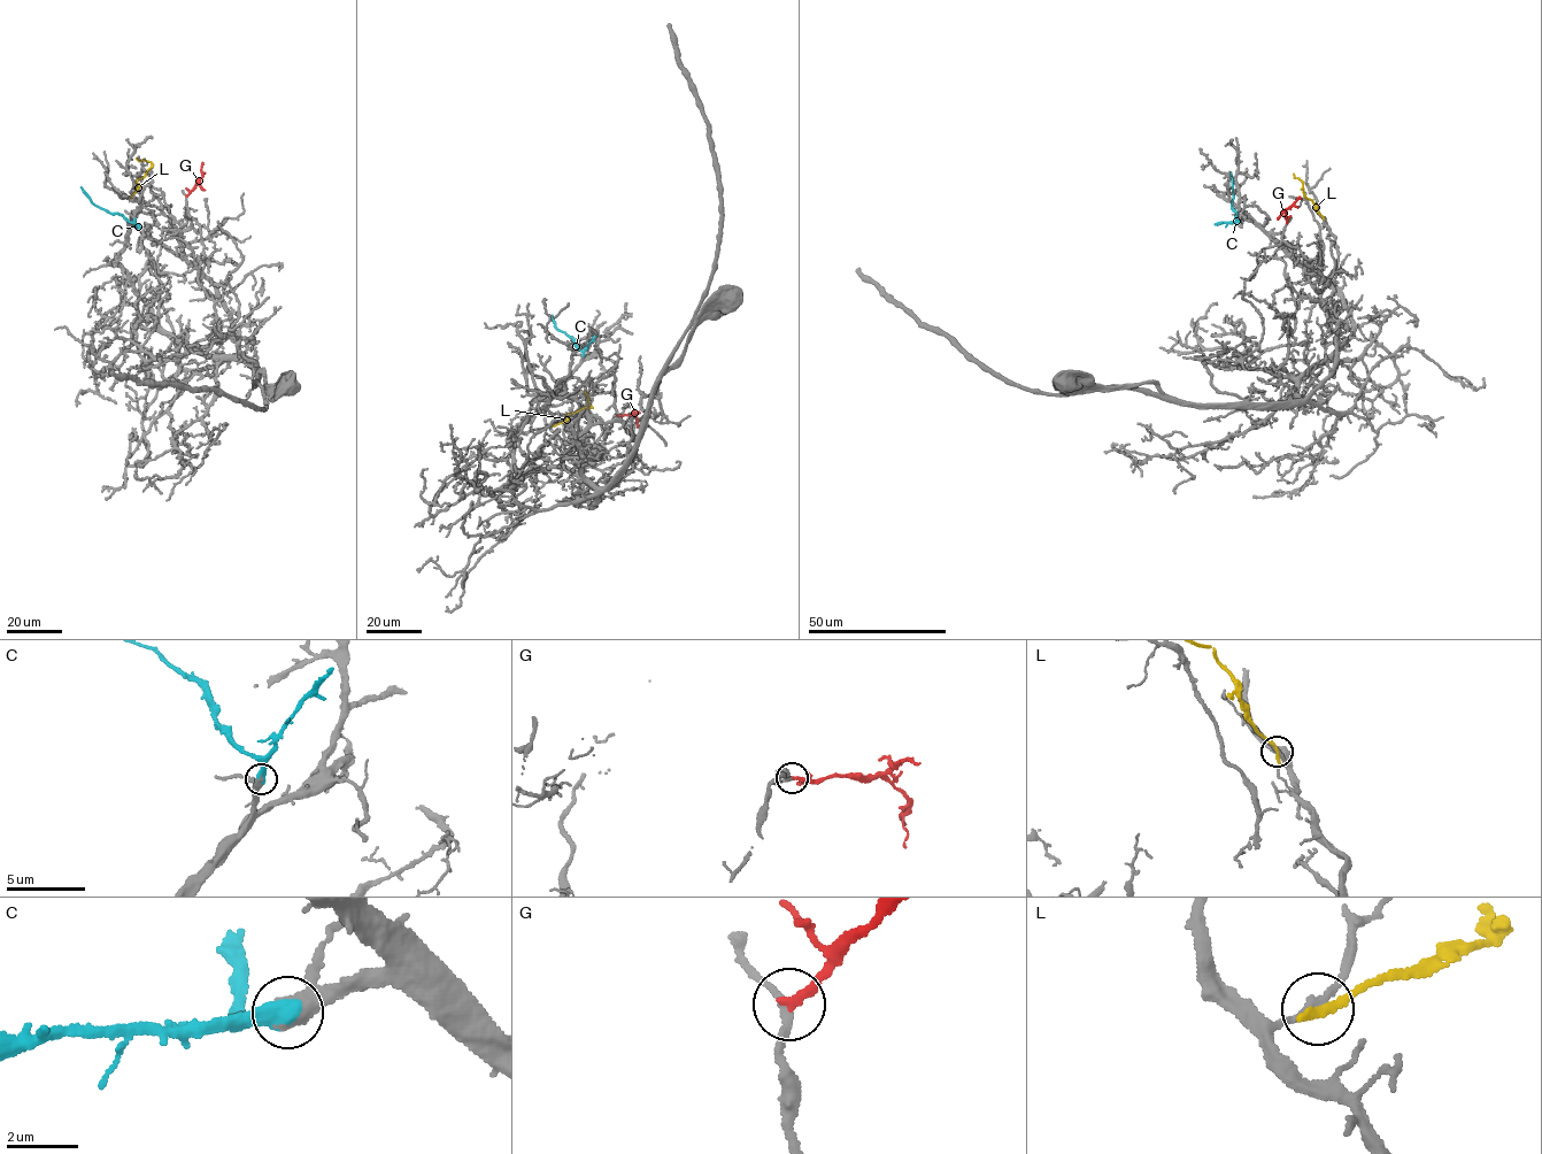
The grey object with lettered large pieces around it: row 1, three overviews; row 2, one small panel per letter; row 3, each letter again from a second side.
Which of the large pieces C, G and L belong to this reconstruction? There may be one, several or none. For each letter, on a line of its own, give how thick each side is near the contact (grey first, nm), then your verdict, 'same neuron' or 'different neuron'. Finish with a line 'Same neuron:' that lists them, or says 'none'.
C: 320/500 nm | same neuron
G: 180/260 nm | different neuron
L: 180/260 nm | different neuron
Same neuron: C

